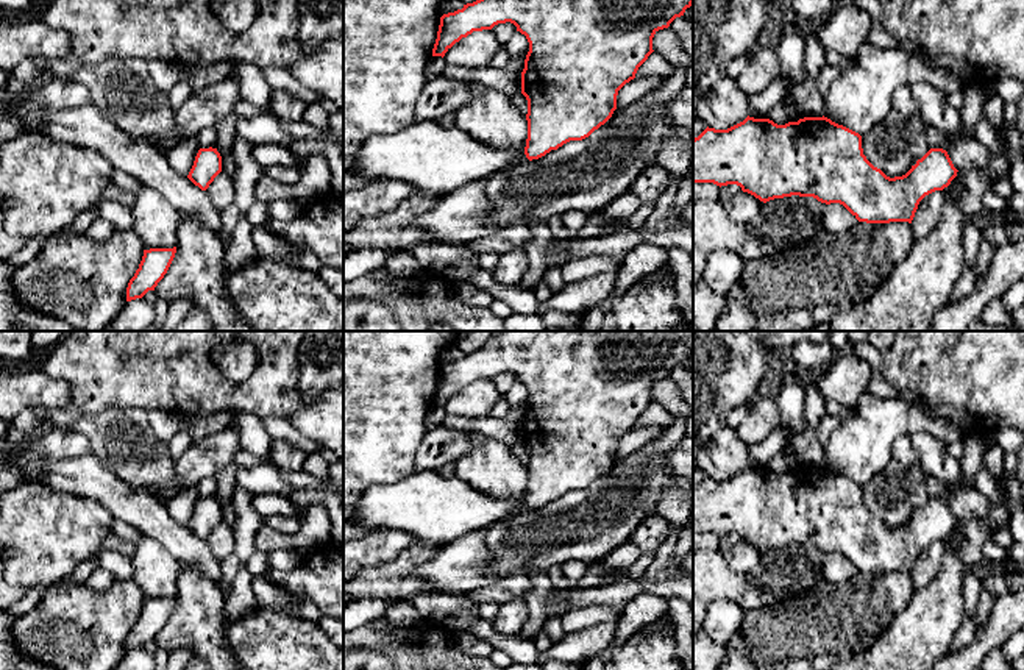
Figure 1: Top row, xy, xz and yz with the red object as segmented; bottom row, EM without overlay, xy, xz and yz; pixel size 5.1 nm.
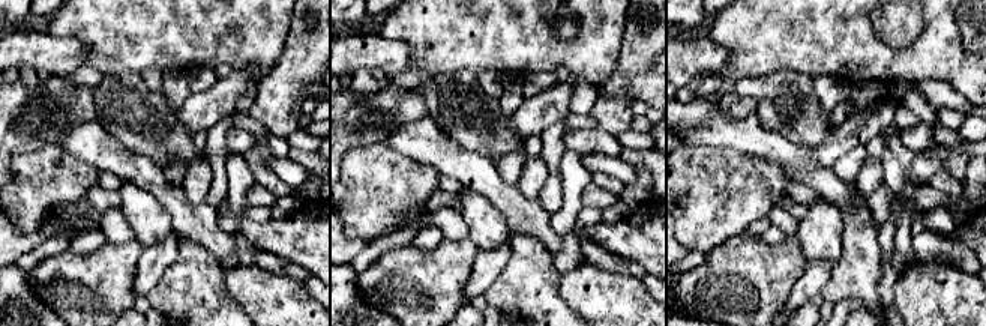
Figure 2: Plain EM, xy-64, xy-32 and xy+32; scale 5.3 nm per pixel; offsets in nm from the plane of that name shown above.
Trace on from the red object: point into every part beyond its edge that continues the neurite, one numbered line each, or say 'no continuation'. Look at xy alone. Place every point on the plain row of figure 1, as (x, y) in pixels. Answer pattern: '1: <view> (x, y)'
no continuation

